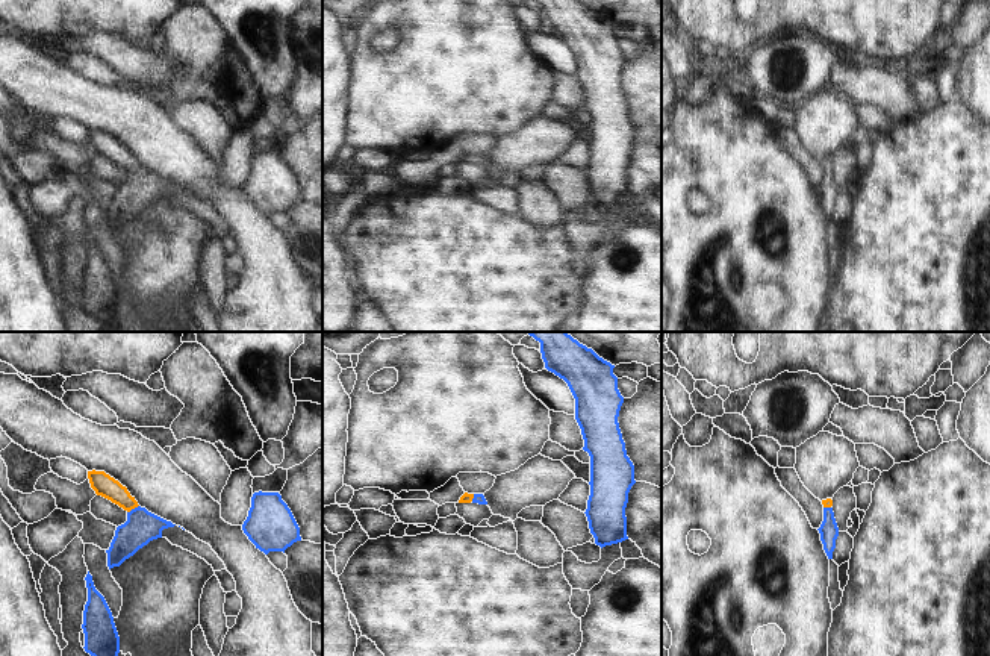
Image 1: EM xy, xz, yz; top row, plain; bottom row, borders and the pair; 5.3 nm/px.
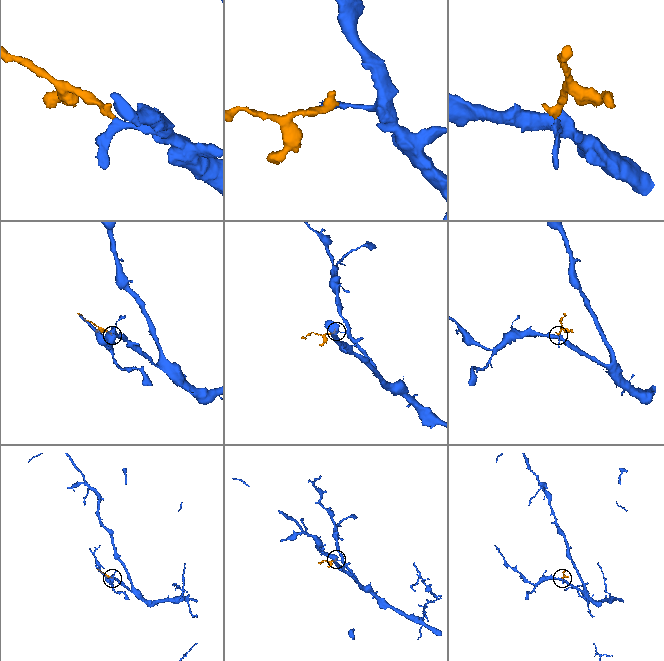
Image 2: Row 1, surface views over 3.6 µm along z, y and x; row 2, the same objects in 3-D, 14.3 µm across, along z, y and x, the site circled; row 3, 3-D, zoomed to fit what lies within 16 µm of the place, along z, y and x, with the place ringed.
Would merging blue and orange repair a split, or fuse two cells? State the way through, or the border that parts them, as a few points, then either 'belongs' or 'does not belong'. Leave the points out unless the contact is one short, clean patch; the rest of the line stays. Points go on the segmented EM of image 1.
way xy (141, 527), (132, 509), (112, 490), (103, 485); belongs

